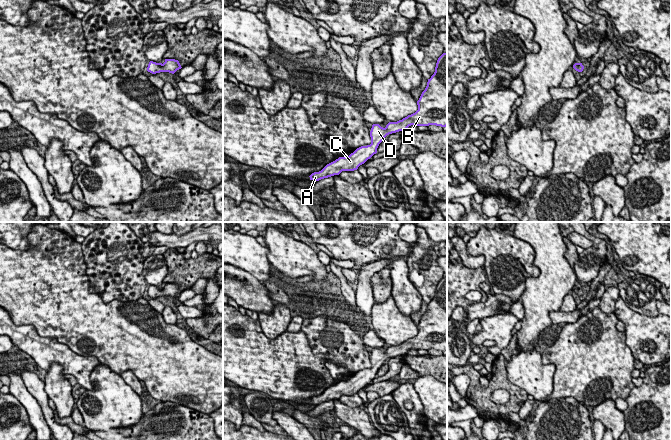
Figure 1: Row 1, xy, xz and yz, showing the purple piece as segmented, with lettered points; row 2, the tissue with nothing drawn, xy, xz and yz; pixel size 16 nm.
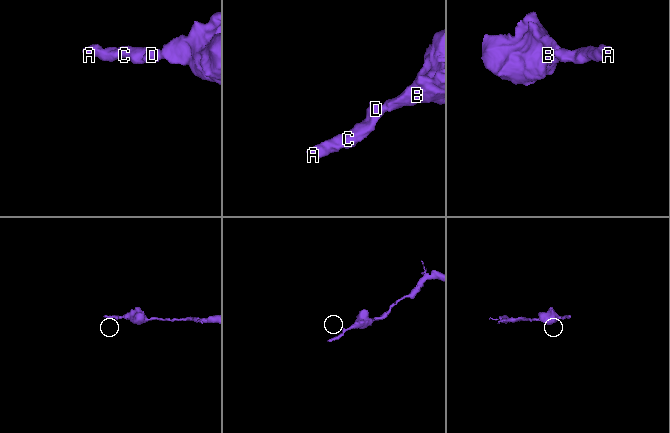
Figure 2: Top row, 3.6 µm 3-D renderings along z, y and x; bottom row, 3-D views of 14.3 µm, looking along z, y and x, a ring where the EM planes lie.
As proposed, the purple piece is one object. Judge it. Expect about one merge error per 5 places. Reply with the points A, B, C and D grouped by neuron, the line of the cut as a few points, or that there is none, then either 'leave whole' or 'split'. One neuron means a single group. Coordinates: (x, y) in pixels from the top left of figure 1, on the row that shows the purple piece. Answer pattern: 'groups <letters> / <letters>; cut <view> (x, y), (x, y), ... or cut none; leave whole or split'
groups A B C D; cut none; leave whole

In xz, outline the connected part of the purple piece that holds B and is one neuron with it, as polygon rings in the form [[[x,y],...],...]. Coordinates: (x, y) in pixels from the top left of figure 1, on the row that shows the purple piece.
[[[447,52],[437,60],[435,72],[428,79],[427,86],[417,101],[418,110],[397,122],[389,122],[385,128],[373,124],[371,144],[357,148],[348,157],[339,157],[327,164],[321,171],[312,173],[310,180],[319,181],[342,171],[354,171],[377,153],[379,144],[392,133],[406,130],[411,125],[447,126]]]

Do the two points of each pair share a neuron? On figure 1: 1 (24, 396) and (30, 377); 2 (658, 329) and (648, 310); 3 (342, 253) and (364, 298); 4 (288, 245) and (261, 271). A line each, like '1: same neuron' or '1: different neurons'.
1: different neurons
2: different neurons
3: different neurons
4: different neurons

